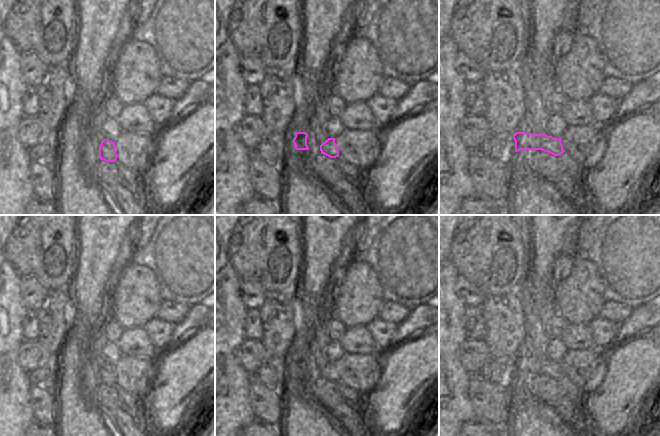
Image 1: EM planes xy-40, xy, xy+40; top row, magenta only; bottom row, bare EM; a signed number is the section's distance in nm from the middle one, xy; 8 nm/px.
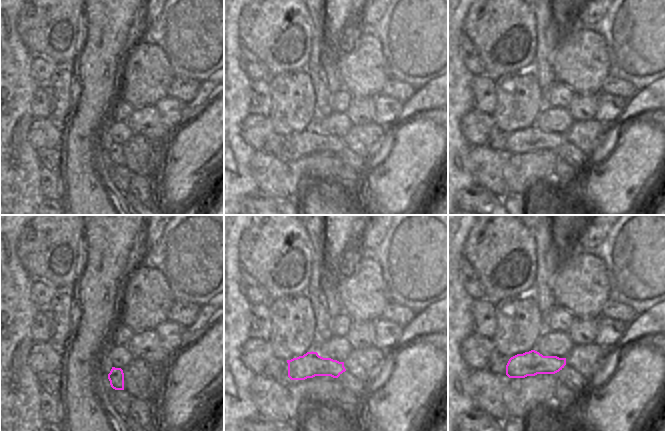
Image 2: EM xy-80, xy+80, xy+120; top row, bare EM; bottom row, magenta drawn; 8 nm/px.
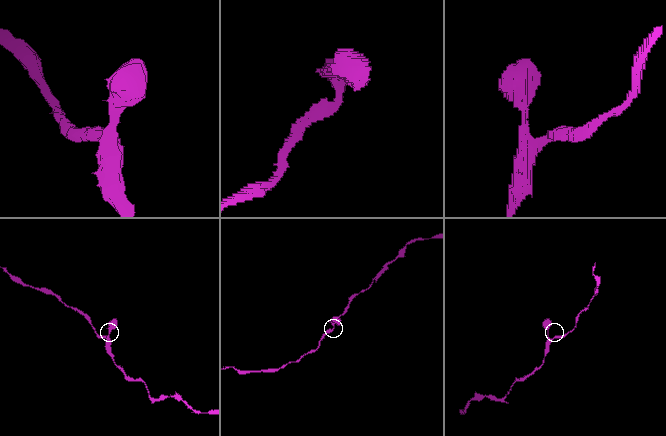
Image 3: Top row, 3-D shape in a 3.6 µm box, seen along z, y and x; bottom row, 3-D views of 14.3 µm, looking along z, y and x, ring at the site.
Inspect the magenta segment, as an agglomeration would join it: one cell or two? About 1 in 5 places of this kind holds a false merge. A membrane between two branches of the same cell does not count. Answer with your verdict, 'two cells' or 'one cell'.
one cell

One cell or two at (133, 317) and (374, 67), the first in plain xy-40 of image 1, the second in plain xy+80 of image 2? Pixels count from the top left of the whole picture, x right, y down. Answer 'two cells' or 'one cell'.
one cell

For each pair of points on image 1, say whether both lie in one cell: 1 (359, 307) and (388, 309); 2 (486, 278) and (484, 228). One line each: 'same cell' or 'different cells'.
1: different cells
2: same cell

